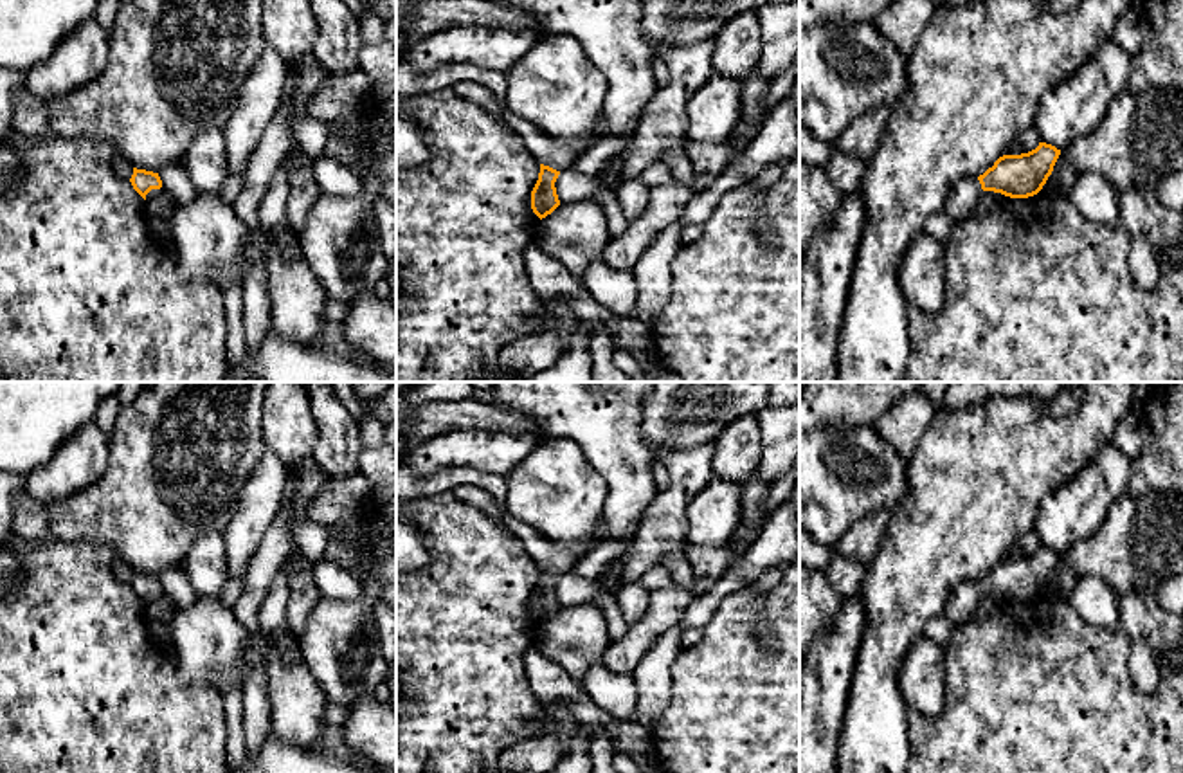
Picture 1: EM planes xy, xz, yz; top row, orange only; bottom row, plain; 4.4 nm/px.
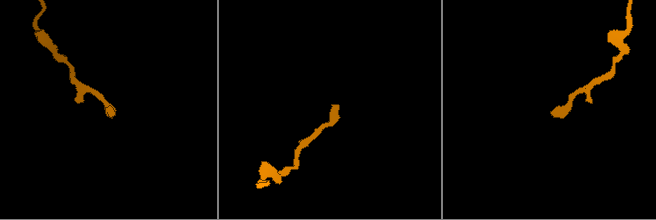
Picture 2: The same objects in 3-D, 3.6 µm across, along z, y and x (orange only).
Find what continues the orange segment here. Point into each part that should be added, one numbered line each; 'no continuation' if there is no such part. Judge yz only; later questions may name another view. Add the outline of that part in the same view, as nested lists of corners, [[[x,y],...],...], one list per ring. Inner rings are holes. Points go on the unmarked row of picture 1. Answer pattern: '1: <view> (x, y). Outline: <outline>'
1: yz (964, 600). Outline: [[[978,580],[965,582],[951,593],[947,600],[945,616],[953,623],[965,622],[976,611],[981,598],[983,598],[983,593]]]

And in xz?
1: xz (559, 559). Outline: [[[504,515],[502,526],[513,533],[528,550],[529,557],[544,569],[549,569],[556,575],[571,571],[598,542],[607,539],[607,524],[601,521],[596,526],[594,541],[591,546],[573,548],[564,544],[553,544],[542,537],[537,530],[526,523]]]

